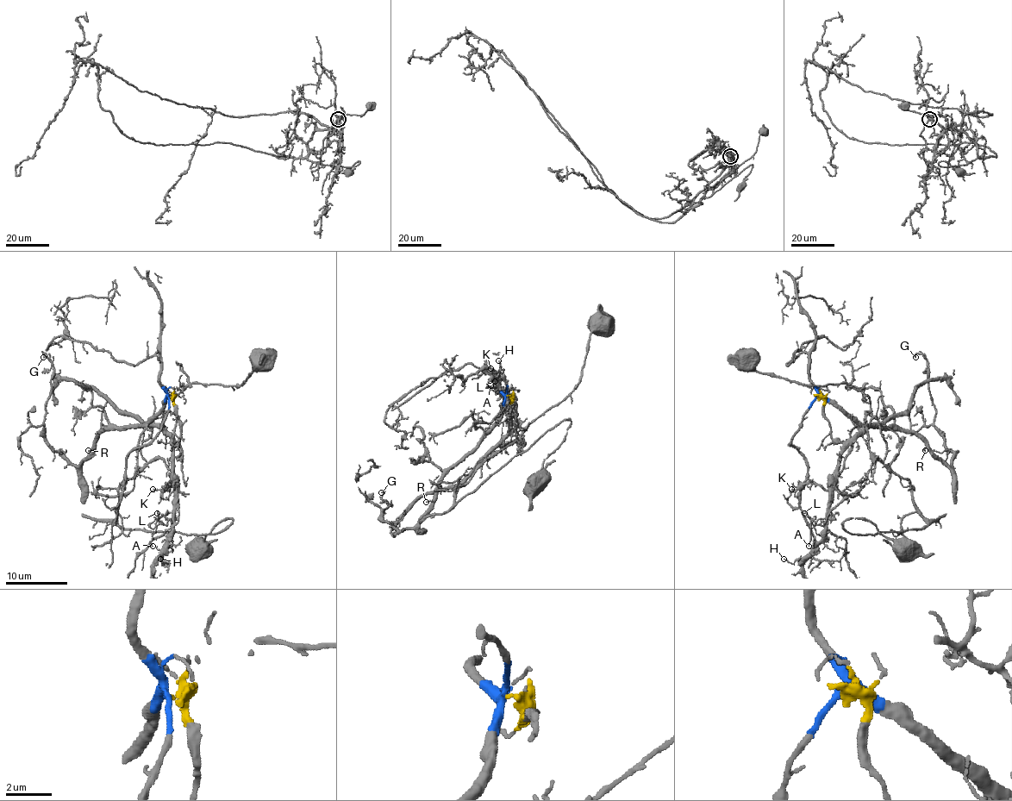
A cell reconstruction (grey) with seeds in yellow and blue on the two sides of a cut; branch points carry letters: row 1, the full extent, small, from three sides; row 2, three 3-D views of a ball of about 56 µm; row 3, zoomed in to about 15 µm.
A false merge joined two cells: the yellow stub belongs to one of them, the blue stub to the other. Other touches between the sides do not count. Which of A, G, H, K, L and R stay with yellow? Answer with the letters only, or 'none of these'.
A, H, K, L

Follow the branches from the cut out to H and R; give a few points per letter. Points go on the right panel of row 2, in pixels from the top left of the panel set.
H: (817, 397), (824, 401), (830, 434), (842, 444), (827, 533), (805, 555), (793, 563), (783, 559)
R: (817, 397), (825, 397), (861, 422), (899, 427), (915, 434), (926, 447), (924, 450)

